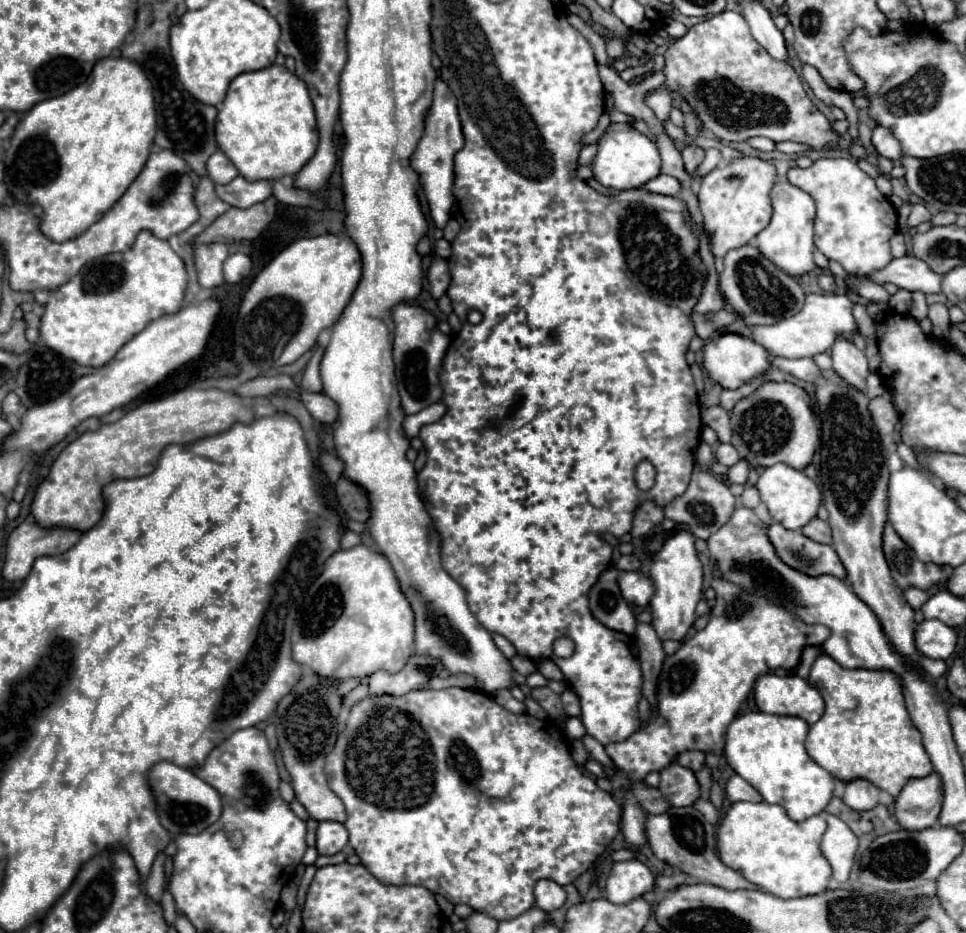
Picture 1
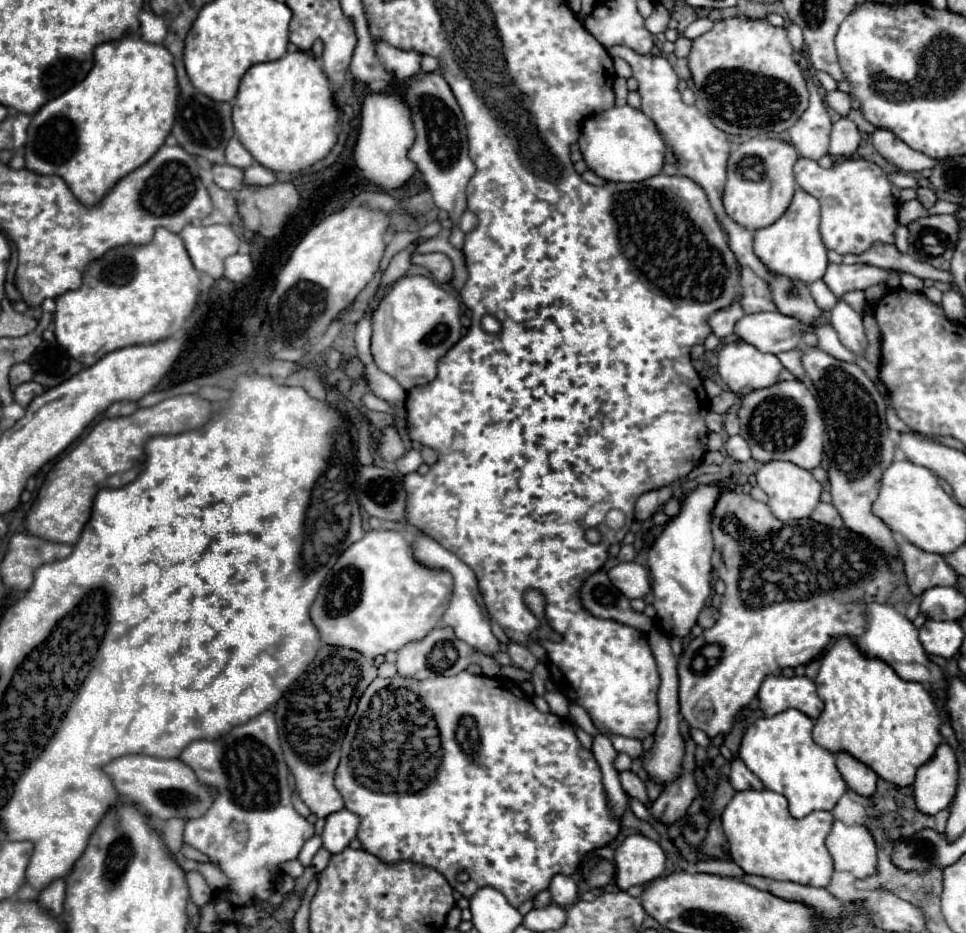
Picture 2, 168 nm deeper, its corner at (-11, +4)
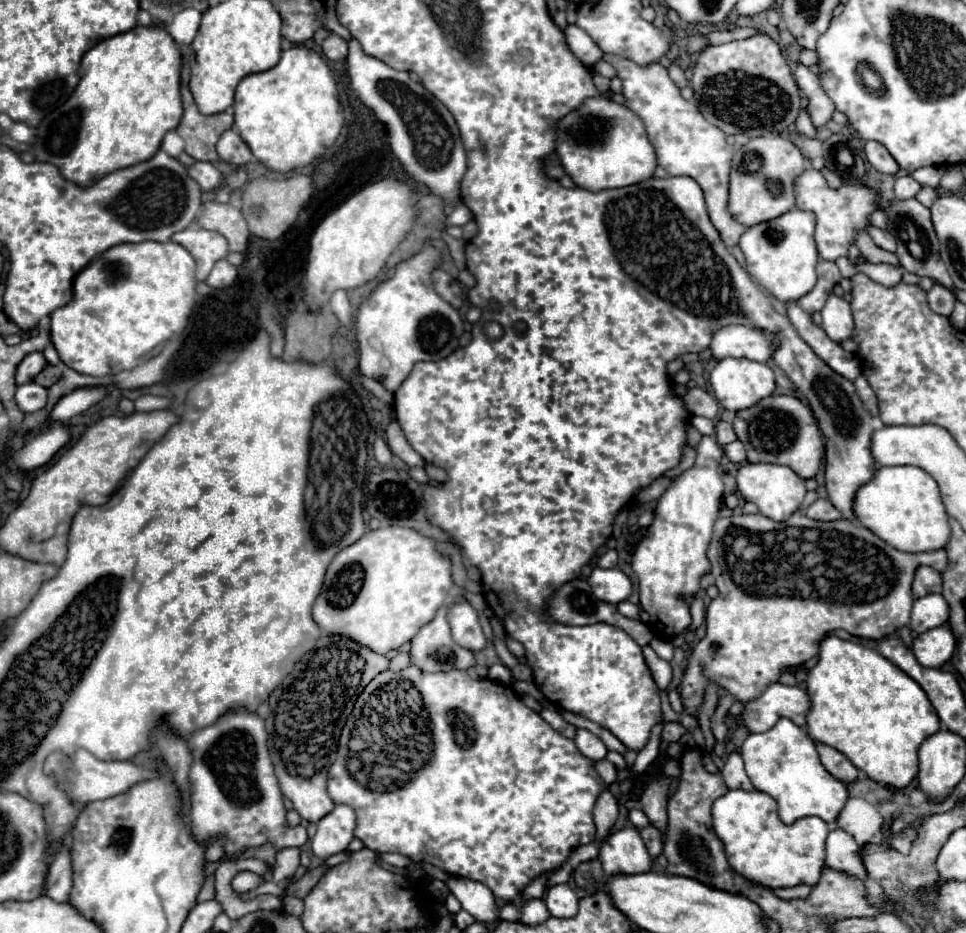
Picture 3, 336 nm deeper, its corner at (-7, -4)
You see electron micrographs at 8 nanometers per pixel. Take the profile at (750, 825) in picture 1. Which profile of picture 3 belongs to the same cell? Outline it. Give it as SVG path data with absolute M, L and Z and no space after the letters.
M729 790L713 804L713 828L725 844L731 868L743 878L767 888L787 888L797 884L815 886L825 866L825 838L829 824L821 818L801 818L787 826L777 816L777 802L759 790Z

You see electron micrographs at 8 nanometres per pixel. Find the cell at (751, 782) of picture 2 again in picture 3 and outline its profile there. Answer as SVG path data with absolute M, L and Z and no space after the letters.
M737 752L729 754L729 758L721 770L721 776L723 776L729 790L753 790L753 784L749 780L749 776L745 774L743 760Z

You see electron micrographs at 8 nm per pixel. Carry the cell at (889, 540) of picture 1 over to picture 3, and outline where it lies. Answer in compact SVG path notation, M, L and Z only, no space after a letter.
M919 566L915 572L915 580L913 580L913 598L921 598L927 594L939 594L943 586L943 578L937 570L929 568L929 566Z

